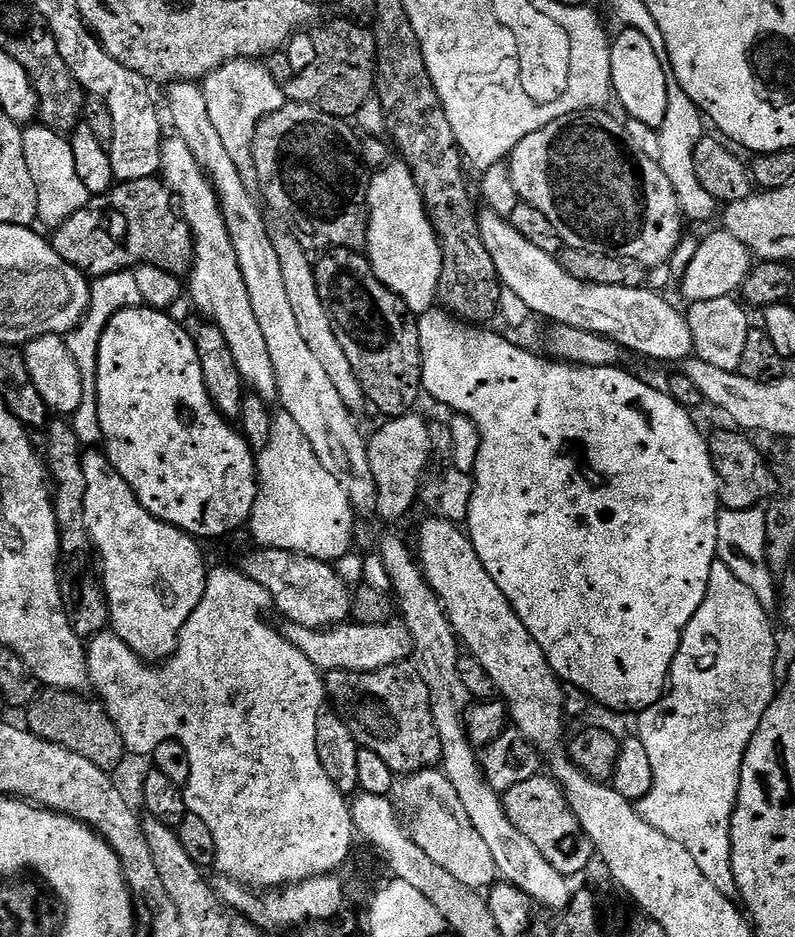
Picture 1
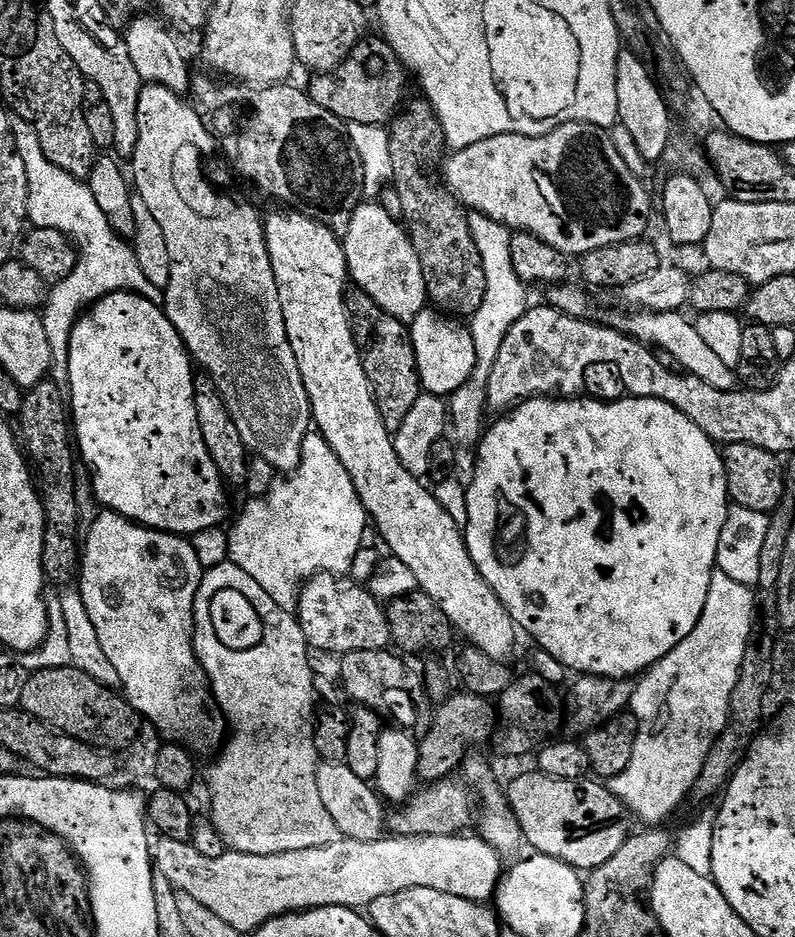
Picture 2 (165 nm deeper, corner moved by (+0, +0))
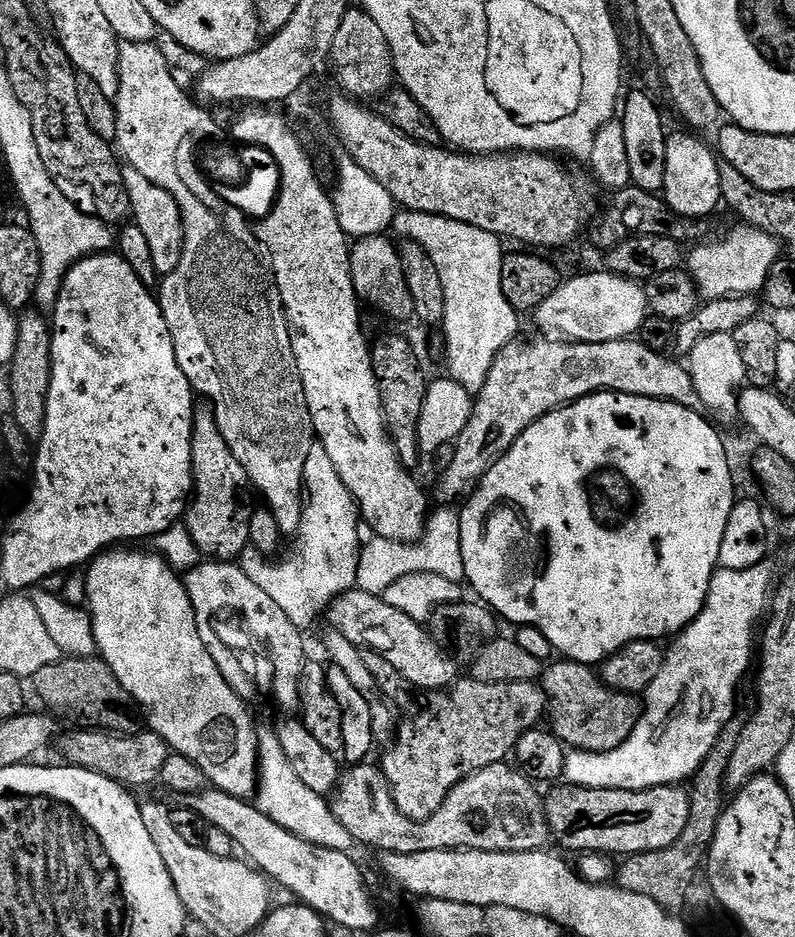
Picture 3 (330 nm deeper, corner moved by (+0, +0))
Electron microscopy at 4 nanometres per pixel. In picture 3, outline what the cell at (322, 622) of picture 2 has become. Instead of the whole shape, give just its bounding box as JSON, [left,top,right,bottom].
[326,590,458,690]

